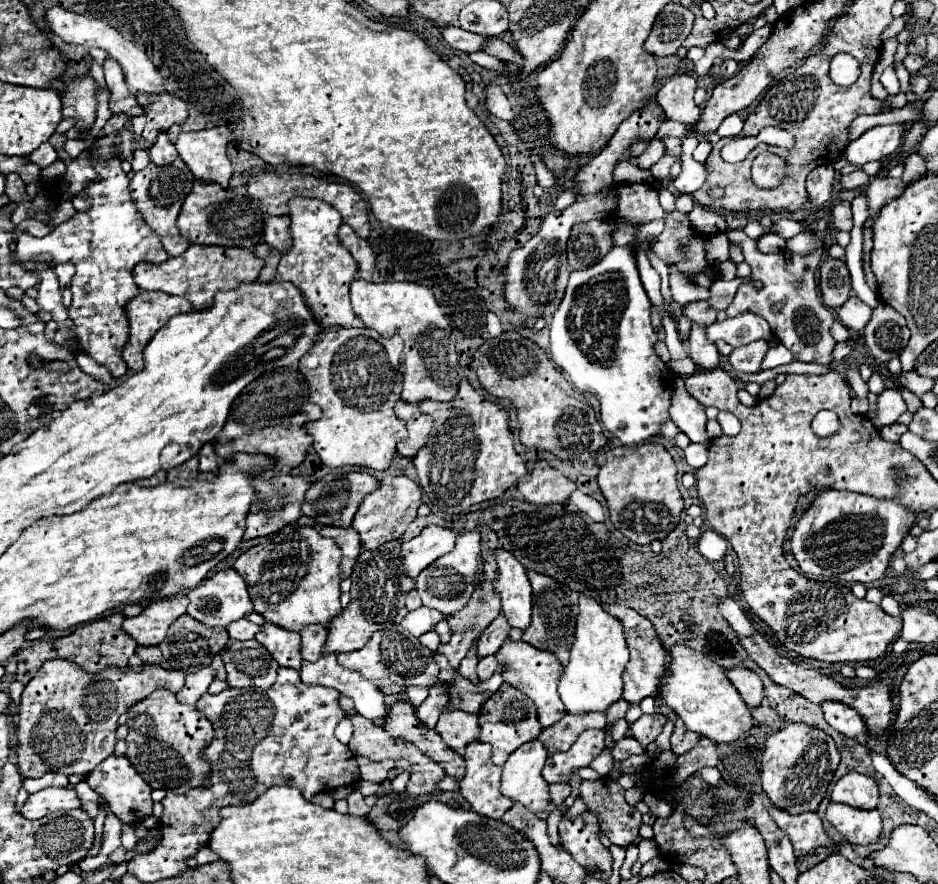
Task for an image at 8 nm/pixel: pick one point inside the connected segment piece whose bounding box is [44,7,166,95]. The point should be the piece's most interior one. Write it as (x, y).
(142, 76)

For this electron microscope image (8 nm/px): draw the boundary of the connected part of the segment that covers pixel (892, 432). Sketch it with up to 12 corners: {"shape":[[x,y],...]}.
{"shape":[[884,425],[878,429],[884,441],[898,441],[908,427]]}

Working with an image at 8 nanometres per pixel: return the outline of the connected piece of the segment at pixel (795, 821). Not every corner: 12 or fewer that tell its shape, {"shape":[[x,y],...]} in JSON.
{"shape":[[774,805],[768,813],[788,835],[798,857],[836,843],[816,813],[792,815]]}

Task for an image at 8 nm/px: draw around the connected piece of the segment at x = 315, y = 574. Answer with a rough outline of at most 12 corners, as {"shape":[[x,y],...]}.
{"shape":[[282,527],[234,569],[256,613],[302,631],[340,607],[340,549]]}

